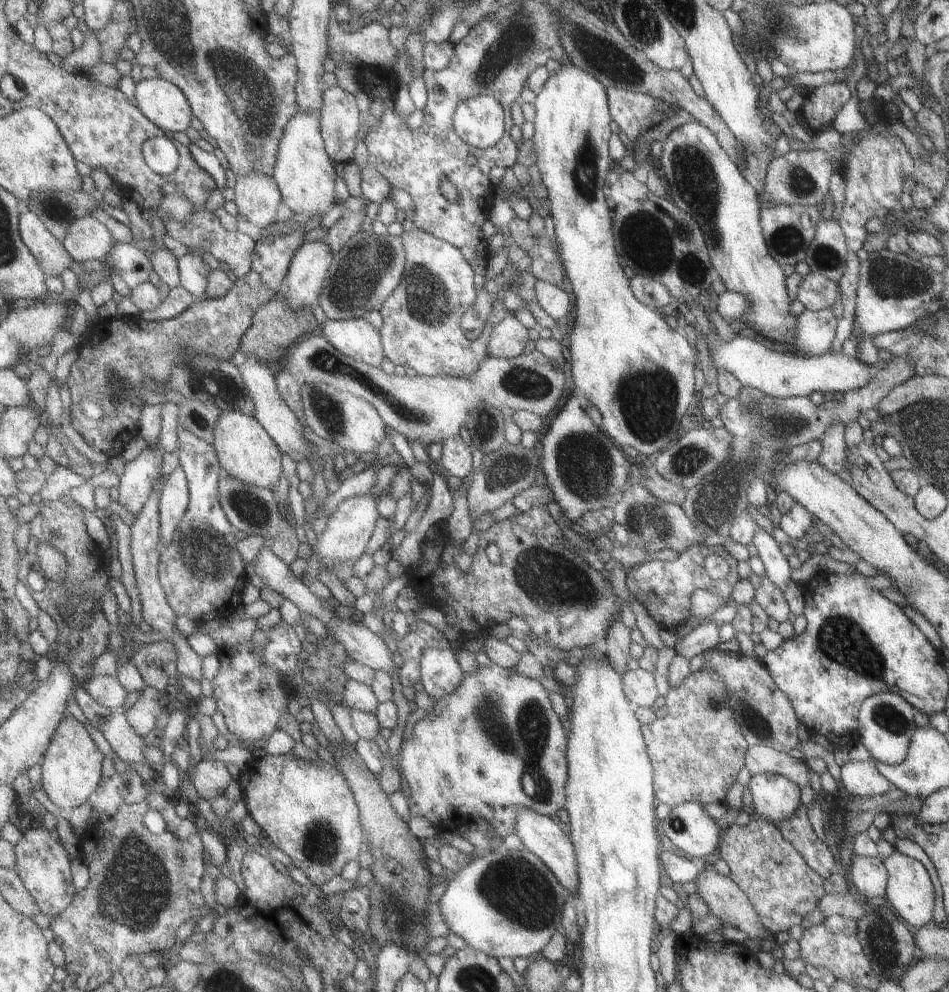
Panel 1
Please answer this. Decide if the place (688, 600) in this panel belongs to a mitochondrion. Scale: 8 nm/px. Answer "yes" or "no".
no

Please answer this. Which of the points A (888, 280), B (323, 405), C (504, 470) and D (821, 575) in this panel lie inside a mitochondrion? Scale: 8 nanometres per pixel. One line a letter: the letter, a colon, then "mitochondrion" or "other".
A: mitochondrion
B: mitochondrion
C: mitochondrion
D: other

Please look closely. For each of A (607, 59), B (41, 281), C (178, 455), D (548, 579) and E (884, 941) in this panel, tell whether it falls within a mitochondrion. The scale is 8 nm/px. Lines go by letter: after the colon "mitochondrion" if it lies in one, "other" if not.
A: mitochondrion
B: other
C: other
D: mitochondrion
E: mitochondrion

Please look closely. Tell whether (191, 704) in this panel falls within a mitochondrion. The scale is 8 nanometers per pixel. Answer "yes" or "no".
no

